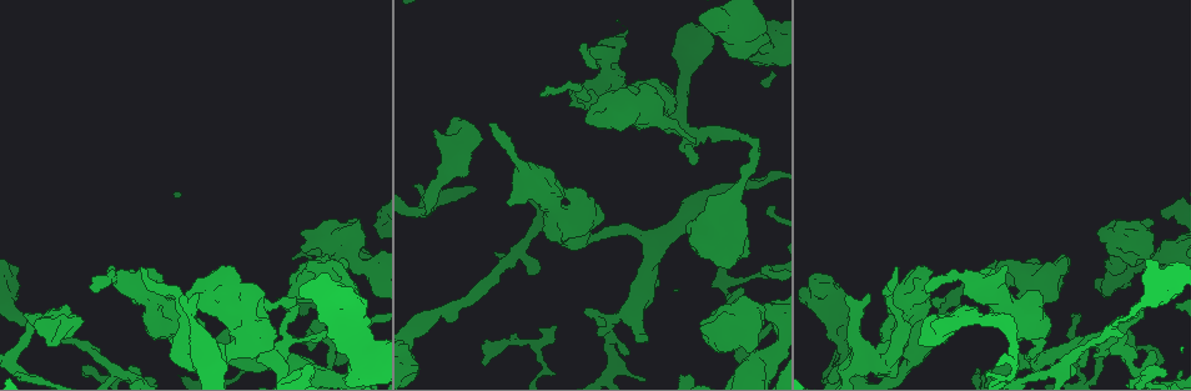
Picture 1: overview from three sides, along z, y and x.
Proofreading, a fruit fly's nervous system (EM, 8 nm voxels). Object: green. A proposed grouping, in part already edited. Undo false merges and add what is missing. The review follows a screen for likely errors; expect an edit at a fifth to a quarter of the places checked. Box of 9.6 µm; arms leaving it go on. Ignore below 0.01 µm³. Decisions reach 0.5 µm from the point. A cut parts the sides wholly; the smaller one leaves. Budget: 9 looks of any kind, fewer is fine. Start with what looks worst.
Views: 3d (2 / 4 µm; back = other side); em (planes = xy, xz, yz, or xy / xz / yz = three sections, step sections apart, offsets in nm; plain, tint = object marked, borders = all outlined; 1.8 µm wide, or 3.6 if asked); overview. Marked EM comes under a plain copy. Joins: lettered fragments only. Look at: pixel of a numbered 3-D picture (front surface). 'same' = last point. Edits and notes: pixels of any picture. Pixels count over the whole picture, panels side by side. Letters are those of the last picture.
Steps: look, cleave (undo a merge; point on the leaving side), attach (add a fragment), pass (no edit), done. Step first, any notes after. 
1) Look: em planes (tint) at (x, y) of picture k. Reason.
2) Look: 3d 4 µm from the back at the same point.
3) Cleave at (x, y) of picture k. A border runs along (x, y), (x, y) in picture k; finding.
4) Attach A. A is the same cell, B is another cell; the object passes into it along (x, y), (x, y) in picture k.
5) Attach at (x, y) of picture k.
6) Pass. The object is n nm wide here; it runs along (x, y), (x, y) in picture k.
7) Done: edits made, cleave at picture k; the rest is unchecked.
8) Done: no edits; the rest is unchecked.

Look: 3d 2 µm at (878, 356) of picture 1.

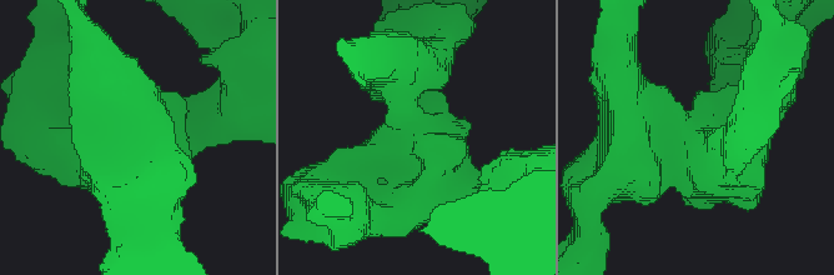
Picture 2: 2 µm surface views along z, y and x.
Look: em xy step 16 (tint) at (706, 140) of picture 2.

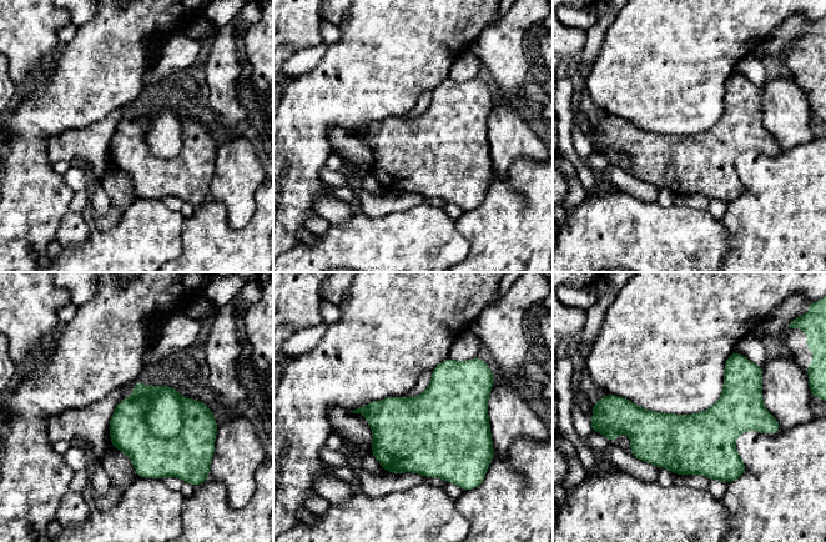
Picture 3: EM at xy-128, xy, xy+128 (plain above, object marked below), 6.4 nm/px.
Look: em xy step 16 (borders) at the same point. See the neighbours.

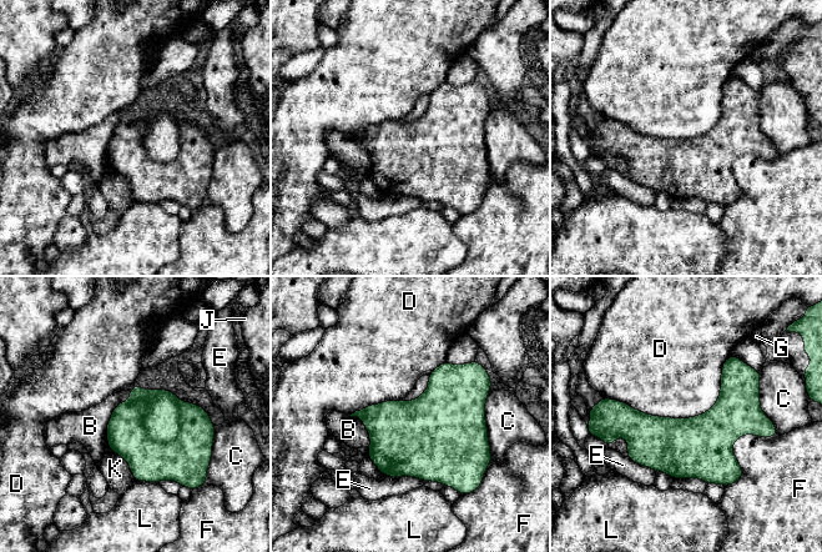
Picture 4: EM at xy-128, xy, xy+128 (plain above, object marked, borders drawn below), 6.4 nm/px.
Pass. B, C, D, E, F, G, J, K and L are other cells; a border runs along (731, 355), (696, 416), (608, 397) in picture 4; all the same neuron.

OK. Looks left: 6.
Look: em planes (borders) at (647, 342) of picture 1. An open end.

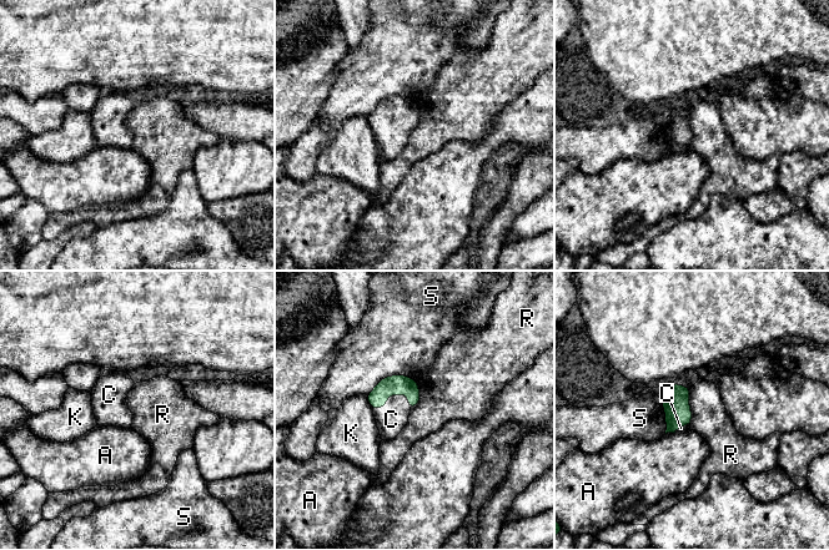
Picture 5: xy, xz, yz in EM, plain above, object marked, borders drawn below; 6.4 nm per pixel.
Attach C. C is the same cell, A, K, R and S are other cells; the neuron continues.

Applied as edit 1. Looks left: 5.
Look: overview.

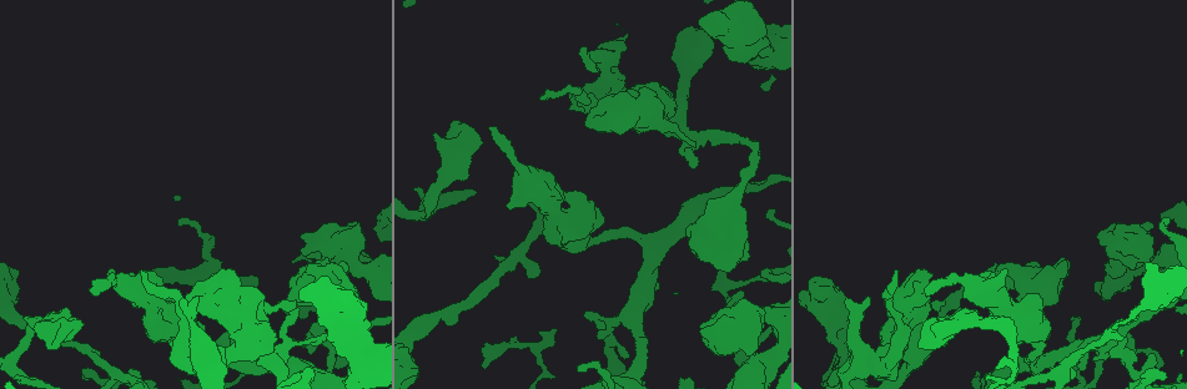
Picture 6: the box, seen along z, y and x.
Look: 3d 4 µm at (590, 244) of picture 6. Calibre changes.

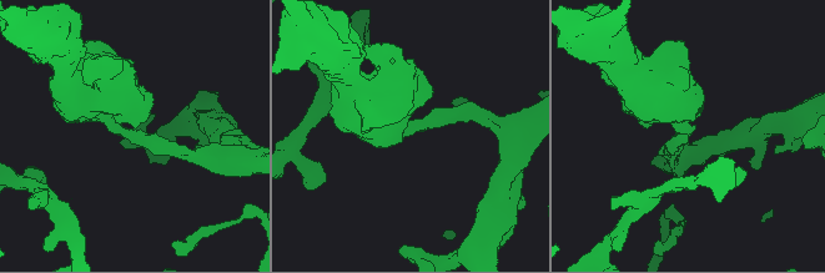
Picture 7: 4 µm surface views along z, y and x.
Look: em 3.6 µm planes (tint) at (121, 129) of picture 7. The arms are 220, 700 nm wide; shape alone is not enough.

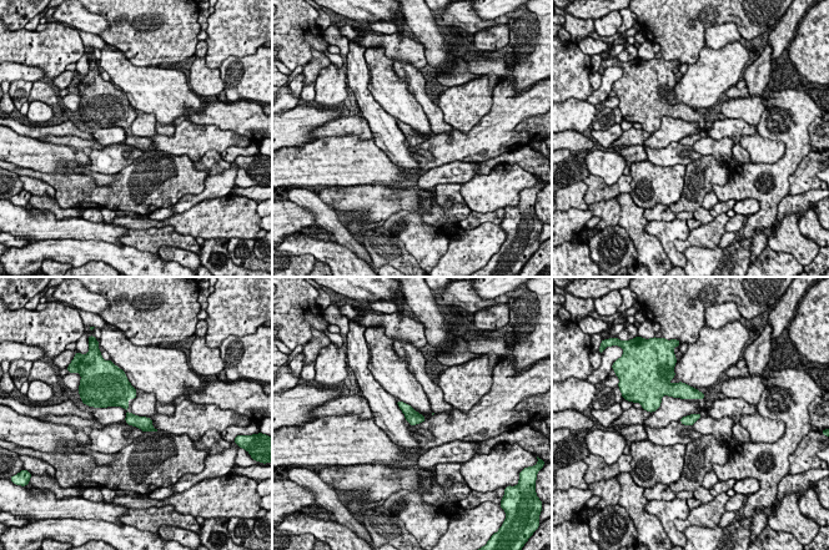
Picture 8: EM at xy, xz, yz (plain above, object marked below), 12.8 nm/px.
Look: em 3.6 µm planes (borders) at the same point.

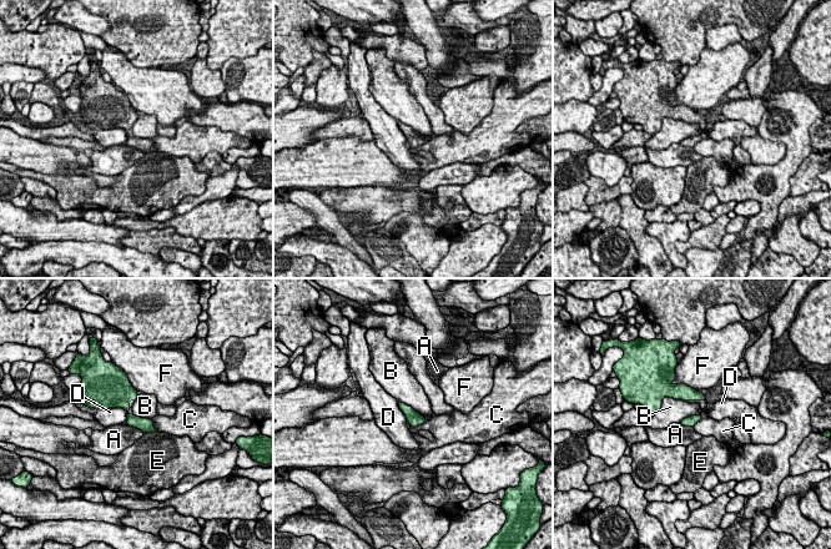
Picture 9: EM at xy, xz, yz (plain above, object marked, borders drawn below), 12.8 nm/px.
Pass. A, B, C, D, E and F are other cells; a border runs along (684, 399), (664, 397), (653, 414) in picture 9; continuous, no second neuron.

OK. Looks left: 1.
Done: edits made, attach at picture 5; the rest is unchecked.

